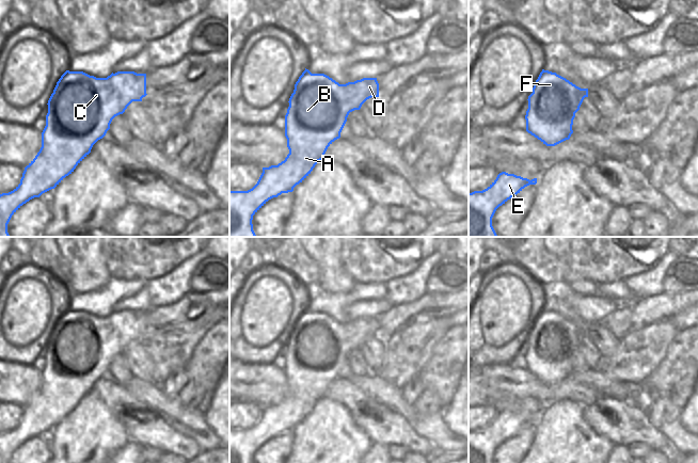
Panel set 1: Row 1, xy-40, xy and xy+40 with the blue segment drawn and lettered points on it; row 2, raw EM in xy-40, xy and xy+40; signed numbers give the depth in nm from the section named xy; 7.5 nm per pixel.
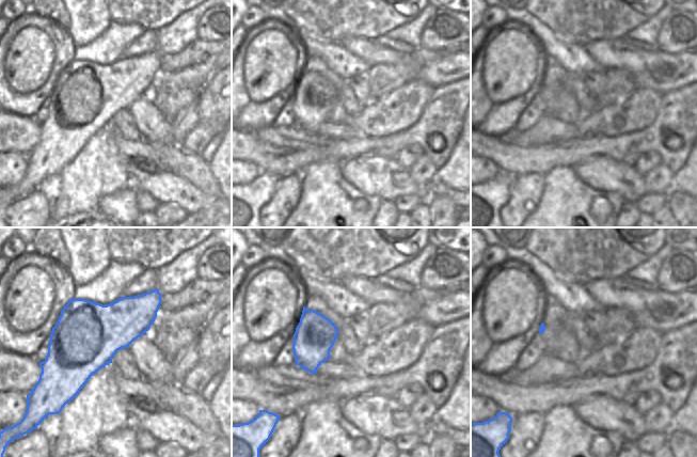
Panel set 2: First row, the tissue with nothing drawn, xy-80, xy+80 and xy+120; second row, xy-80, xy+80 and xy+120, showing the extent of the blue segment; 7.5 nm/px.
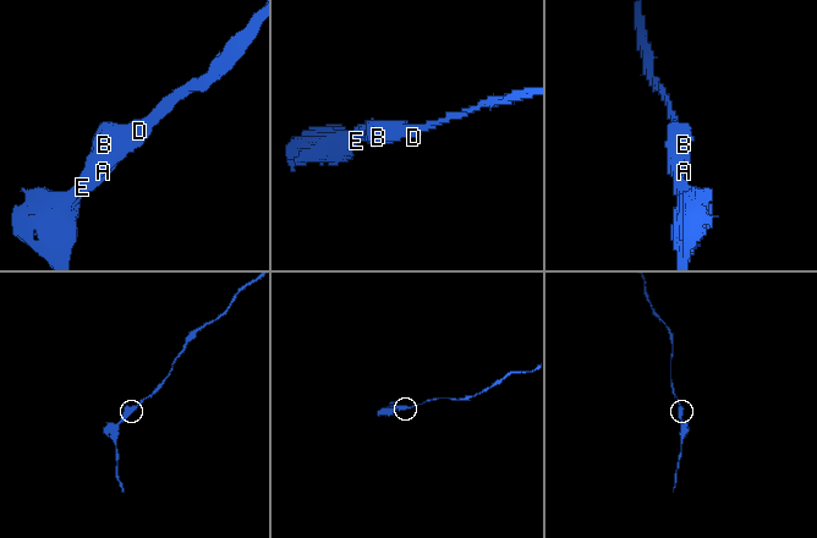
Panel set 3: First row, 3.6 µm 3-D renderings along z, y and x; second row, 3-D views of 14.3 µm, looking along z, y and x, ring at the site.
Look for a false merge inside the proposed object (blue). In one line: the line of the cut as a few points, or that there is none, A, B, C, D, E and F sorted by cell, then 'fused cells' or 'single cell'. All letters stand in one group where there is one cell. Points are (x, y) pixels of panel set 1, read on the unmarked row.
cut none; groups A B C D E F; single cell

